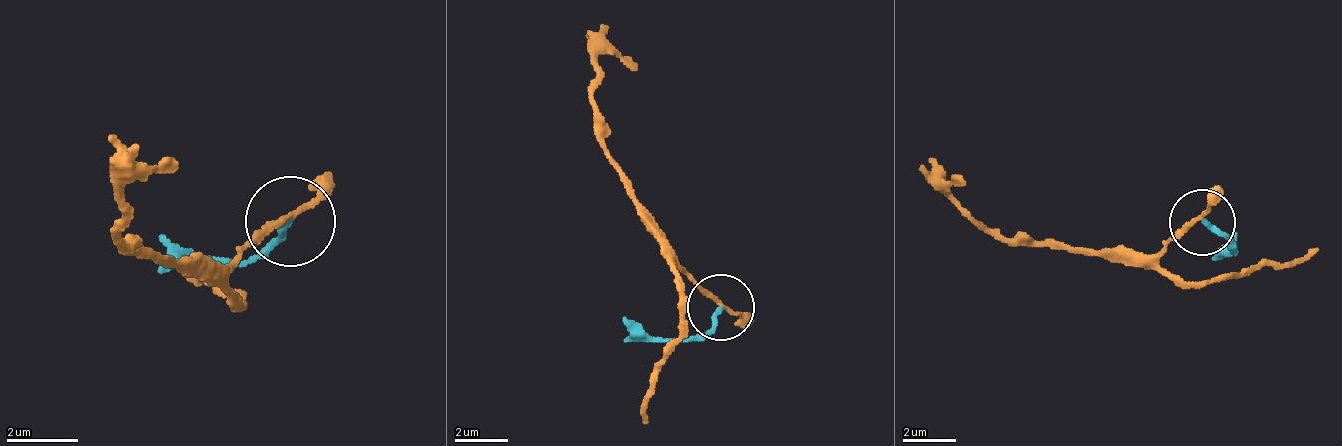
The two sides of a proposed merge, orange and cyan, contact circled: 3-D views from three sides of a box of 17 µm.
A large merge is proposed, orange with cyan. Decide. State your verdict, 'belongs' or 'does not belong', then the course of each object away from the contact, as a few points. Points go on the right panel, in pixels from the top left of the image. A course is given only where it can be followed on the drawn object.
does not belong; course orange (1204, 217), (1157, 257), (1037, 244), (984, 230), (957, 204), (950, 190), (964, 177); course cyan (1204, 224), (1237, 250), (1210, 257)

